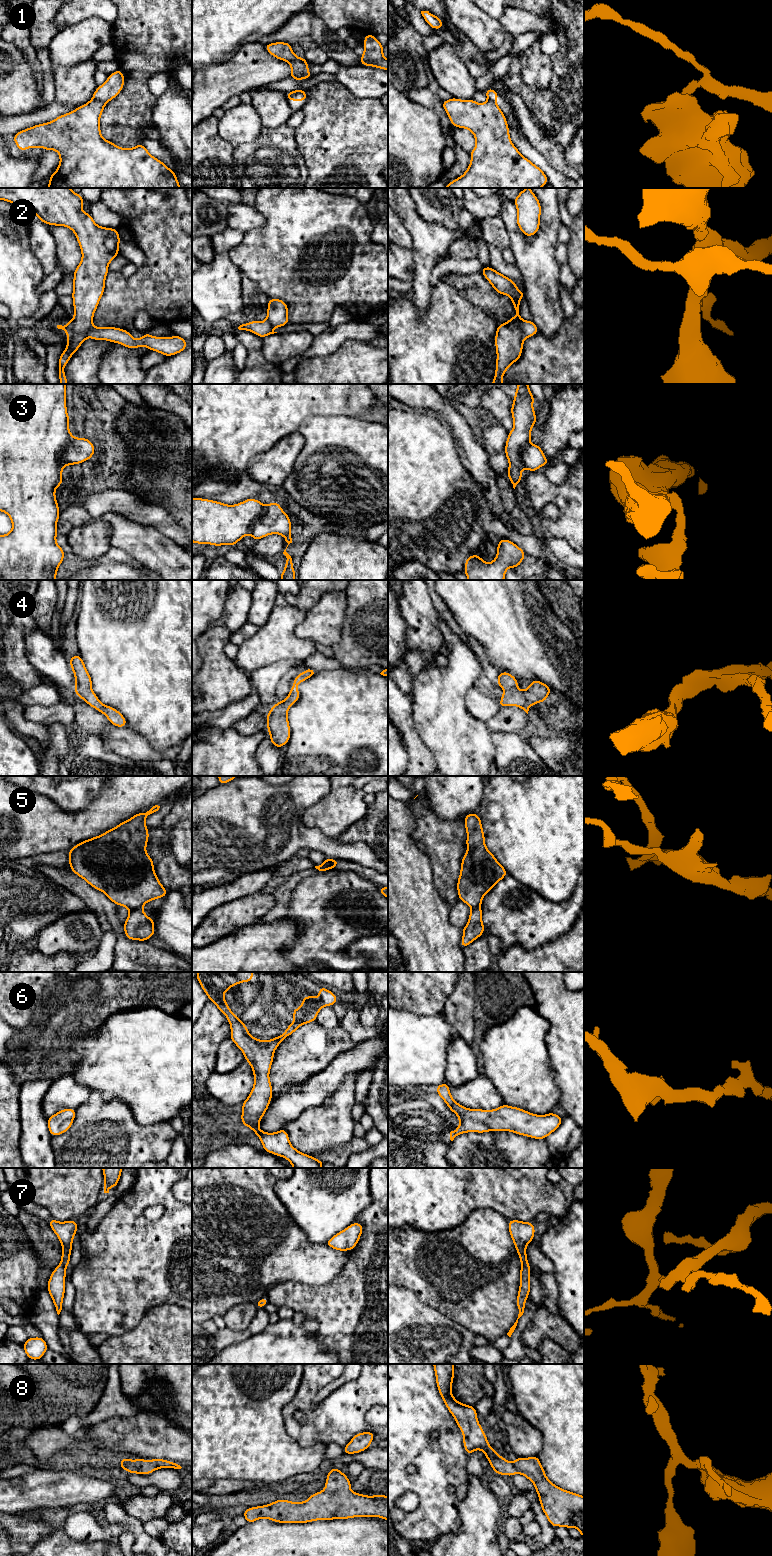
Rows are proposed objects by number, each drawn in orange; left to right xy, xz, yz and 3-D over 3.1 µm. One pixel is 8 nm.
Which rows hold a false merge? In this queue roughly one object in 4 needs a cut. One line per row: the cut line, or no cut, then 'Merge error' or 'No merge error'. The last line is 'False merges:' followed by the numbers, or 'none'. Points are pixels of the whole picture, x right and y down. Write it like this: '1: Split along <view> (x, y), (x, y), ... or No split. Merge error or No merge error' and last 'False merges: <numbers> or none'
1: Split along xy (92, 98), (104, 104). Merge error
2: Split along yz (521, 320), (521, 331), (524, 338). Merge error
3: Split along xy (72, 437), (61, 453), (61, 464), (63, 466). Merge error
4: No split. No merge error
5: Split along xy (141, 905), (130, 911). Merge error
6: No split. No merge error
7: Split along yz (527, 1262), (521, 1265). Merge error
8: No split. No merge error
False merges: 1, 2, 3, 5, 7

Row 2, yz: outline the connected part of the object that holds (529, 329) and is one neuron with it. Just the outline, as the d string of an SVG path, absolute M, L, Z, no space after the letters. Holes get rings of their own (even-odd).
M522 320L521 329L524 338L532 337L539 332L533 321Z

